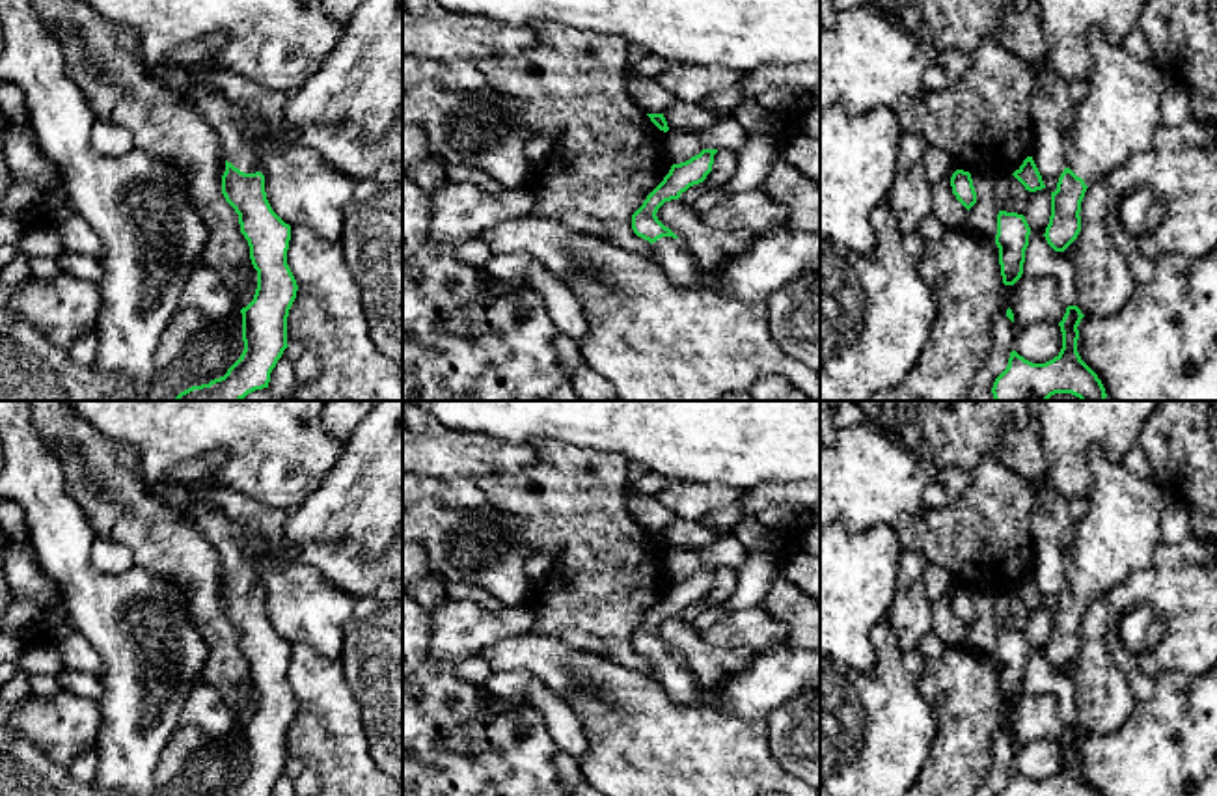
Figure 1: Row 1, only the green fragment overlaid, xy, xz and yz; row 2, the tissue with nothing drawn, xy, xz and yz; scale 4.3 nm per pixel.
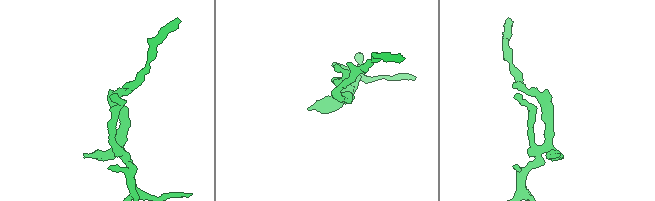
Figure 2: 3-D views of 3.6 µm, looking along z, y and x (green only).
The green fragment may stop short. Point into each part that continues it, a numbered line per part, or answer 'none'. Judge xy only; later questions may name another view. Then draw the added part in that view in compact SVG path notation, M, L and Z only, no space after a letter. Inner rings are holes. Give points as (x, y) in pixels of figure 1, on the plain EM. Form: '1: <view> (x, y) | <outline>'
1: xy (241, 550) | M188 501L171 509L177 516L199 529L216 548L224 574L240 589L259 589L259 565L267 542L242 522L209 501Z

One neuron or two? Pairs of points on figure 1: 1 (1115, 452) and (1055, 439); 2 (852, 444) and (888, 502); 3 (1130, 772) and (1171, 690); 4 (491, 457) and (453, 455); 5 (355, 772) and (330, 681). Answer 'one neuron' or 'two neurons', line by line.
1: one neuron
2: one neuron
3: one neuron
4: one neuron
5: one neuron

